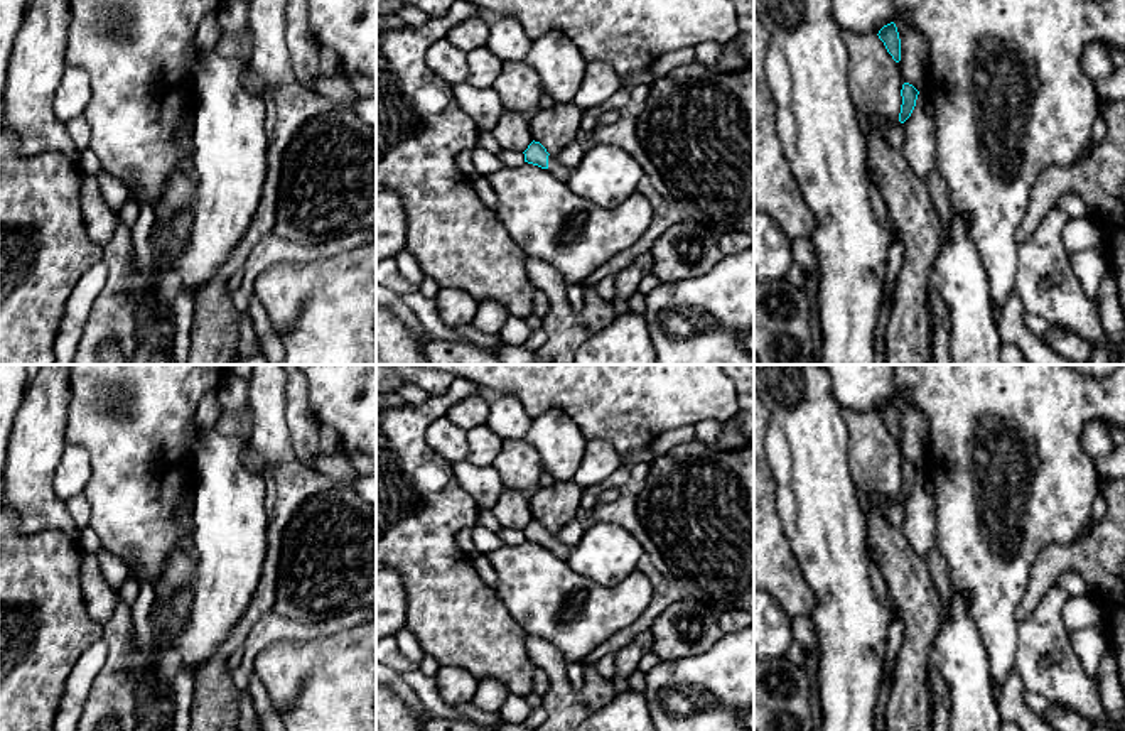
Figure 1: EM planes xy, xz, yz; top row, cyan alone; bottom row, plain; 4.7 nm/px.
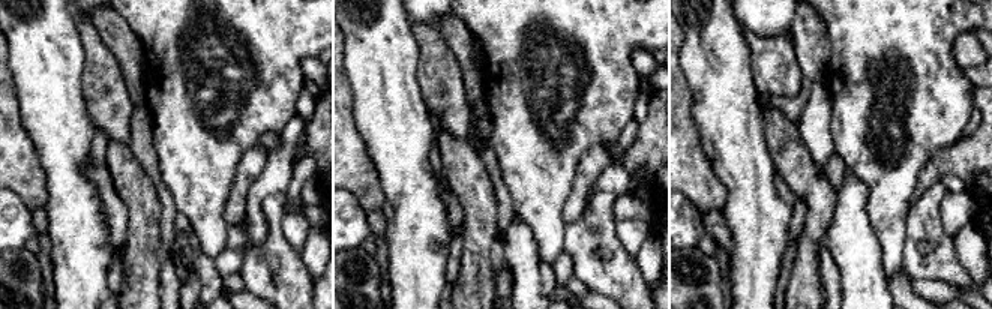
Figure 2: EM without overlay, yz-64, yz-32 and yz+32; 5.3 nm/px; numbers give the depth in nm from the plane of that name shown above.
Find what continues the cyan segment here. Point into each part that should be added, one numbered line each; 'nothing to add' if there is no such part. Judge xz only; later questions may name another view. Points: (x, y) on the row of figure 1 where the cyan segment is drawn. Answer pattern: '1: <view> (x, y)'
1: xz (555, 167)

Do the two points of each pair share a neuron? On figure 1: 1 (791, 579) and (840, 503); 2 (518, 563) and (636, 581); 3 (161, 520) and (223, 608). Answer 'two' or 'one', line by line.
1: two
2: one
3: two

